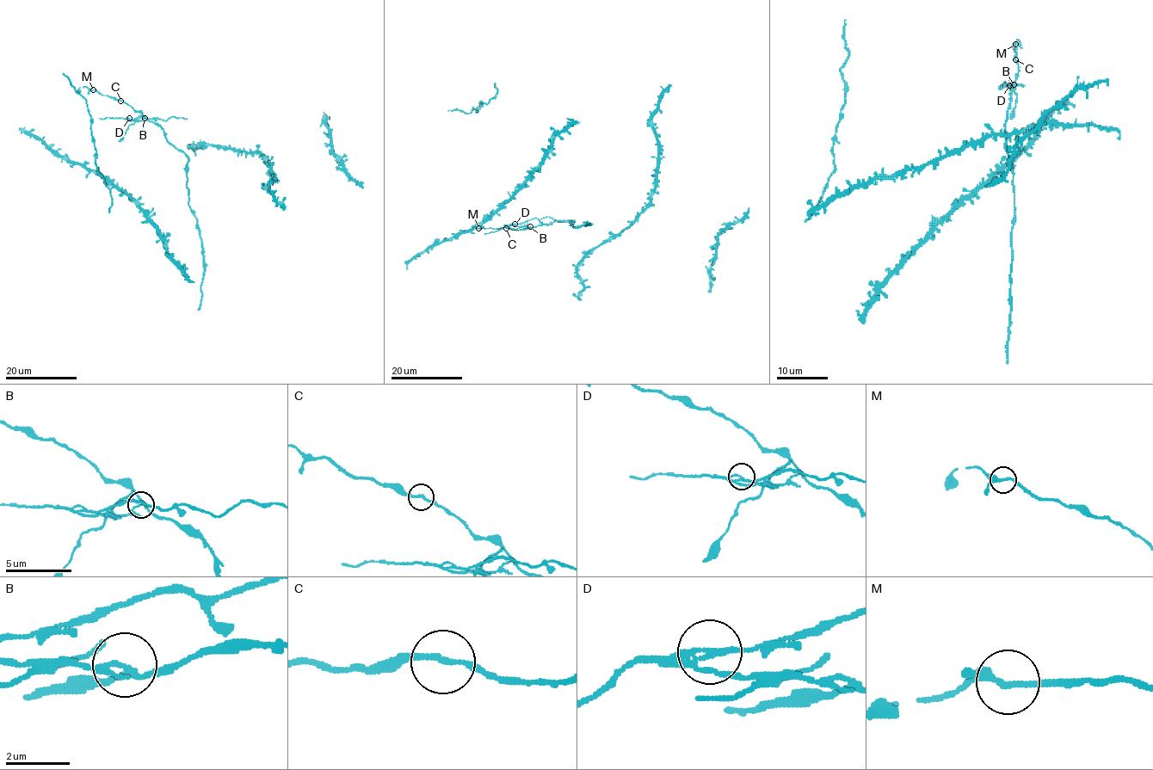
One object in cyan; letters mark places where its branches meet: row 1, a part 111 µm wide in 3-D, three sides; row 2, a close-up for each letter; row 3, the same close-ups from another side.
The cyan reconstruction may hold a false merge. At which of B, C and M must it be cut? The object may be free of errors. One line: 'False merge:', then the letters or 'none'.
False merge: B

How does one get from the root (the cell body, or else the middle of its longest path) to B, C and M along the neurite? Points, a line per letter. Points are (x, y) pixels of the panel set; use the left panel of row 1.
B: (119, 141), (129, 126), (144, 117)
C: (119, 141), (129, 126), (144, 116), (120, 101)
M: (119, 141), (129, 126), (144, 116), (129, 105), (93, 89)

